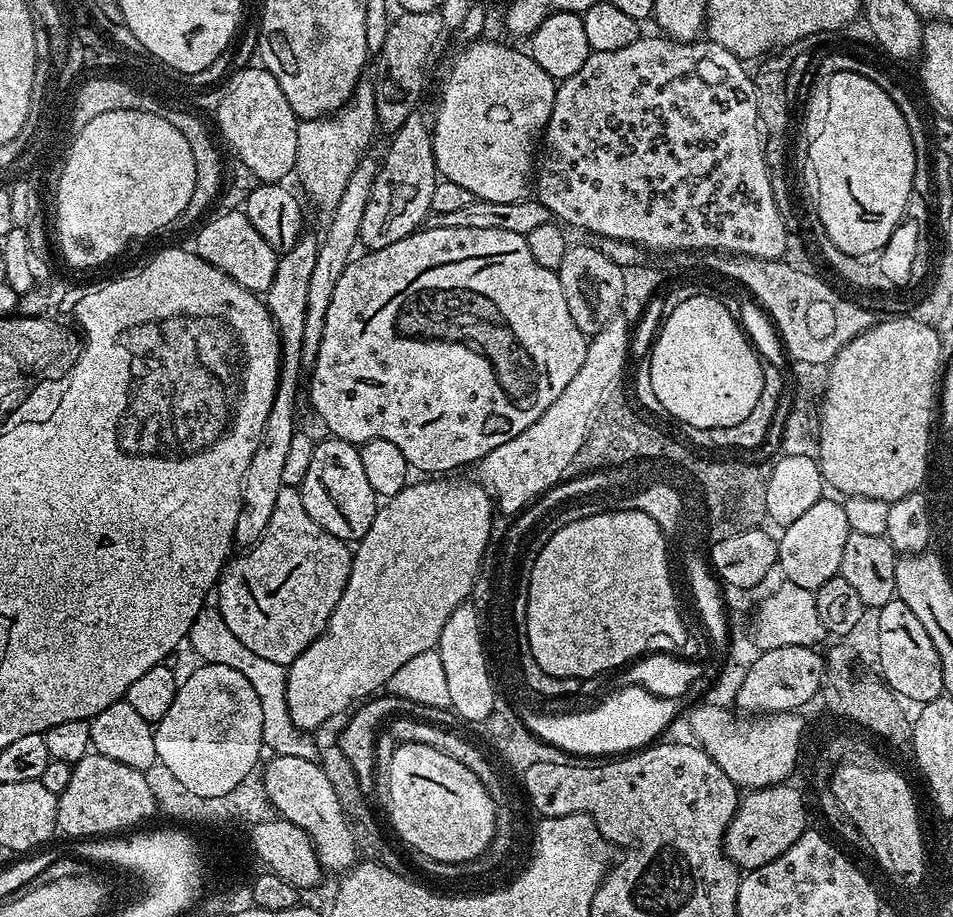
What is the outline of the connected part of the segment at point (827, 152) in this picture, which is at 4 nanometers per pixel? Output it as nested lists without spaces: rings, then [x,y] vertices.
[[[846,72],[834,74],[828,81],[832,83],[832,113],[828,115],[828,128],[825,129],[824,136],[820,136],[820,140],[816,141],[817,147],[812,156],[812,160],[816,160],[817,176],[814,181],[822,194],[820,204],[815,211],[818,213],[822,226],[825,227],[826,234],[830,236],[831,242],[834,242],[834,246],[850,256],[868,258],[871,257],[871,252],[879,253],[888,245],[890,234],[900,225],[901,220],[909,211],[908,199],[913,199],[914,196],[913,184],[915,182],[916,164],[914,142],[911,141],[910,129],[906,126],[906,119],[903,118],[902,112],[898,110],[898,106],[891,100],[890,94],[886,90],[882,90],[870,78],[863,77],[860,73]]]

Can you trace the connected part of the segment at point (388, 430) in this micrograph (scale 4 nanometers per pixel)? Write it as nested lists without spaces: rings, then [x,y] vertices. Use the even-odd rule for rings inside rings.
[[[428,226],[423,230],[411,232],[409,236],[402,238],[402,242],[394,242],[394,246],[386,246],[382,250],[368,250],[363,254],[365,256],[361,260],[353,259],[346,266],[345,272],[334,288],[333,298],[330,300],[330,306],[326,313],[325,330],[322,333],[322,342],[318,348],[317,362],[310,371],[312,408],[320,415],[321,422],[332,431],[329,433],[335,439],[345,440],[357,446],[371,440],[394,442],[394,446],[398,446],[398,450],[402,450],[402,454],[407,458],[409,465],[415,471],[417,468],[418,471],[424,472],[420,474],[452,474],[455,473],[452,472],[455,468],[460,468],[463,464],[475,465],[486,454],[490,454],[490,450],[502,446],[502,442],[510,442],[510,438],[518,438],[518,434],[522,434],[522,430],[534,426],[534,422],[538,422],[538,418],[542,418],[542,414],[546,410],[550,410],[550,406],[556,401],[558,394],[562,394],[562,390],[566,390],[566,386],[570,386],[570,380],[578,374],[578,370],[586,358],[588,340],[584,332],[578,330],[578,326],[574,326],[574,318],[570,318],[570,306],[566,306],[566,294],[562,294],[562,282],[559,275],[553,269],[538,266],[538,262],[534,262],[534,254],[530,254],[530,246],[525,237],[510,234],[506,230],[462,230],[461,228],[433,228]]]

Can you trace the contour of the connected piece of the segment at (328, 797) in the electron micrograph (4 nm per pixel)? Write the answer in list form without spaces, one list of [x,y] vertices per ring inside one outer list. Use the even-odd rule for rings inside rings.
[[[273,755],[270,760],[272,761],[268,765],[263,765],[262,771],[266,792],[277,813],[301,828],[312,839],[318,862],[325,873],[347,873],[358,860],[355,835],[346,824],[338,797],[321,765],[315,759],[307,760],[302,757]]]

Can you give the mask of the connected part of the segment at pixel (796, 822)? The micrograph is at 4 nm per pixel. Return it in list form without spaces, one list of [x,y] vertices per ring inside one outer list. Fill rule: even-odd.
[[[791,783],[775,784],[773,788],[758,788],[749,791],[740,801],[736,810],[736,817],[728,824],[728,830],[724,833],[724,851],[732,859],[733,864],[741,870],[751,870],[758,866],[766,866],[766,862],[774,862],[798,838],[804,835],[808,824],[808,808],[804,805],[804,796],[796,788],[791,788]]]

